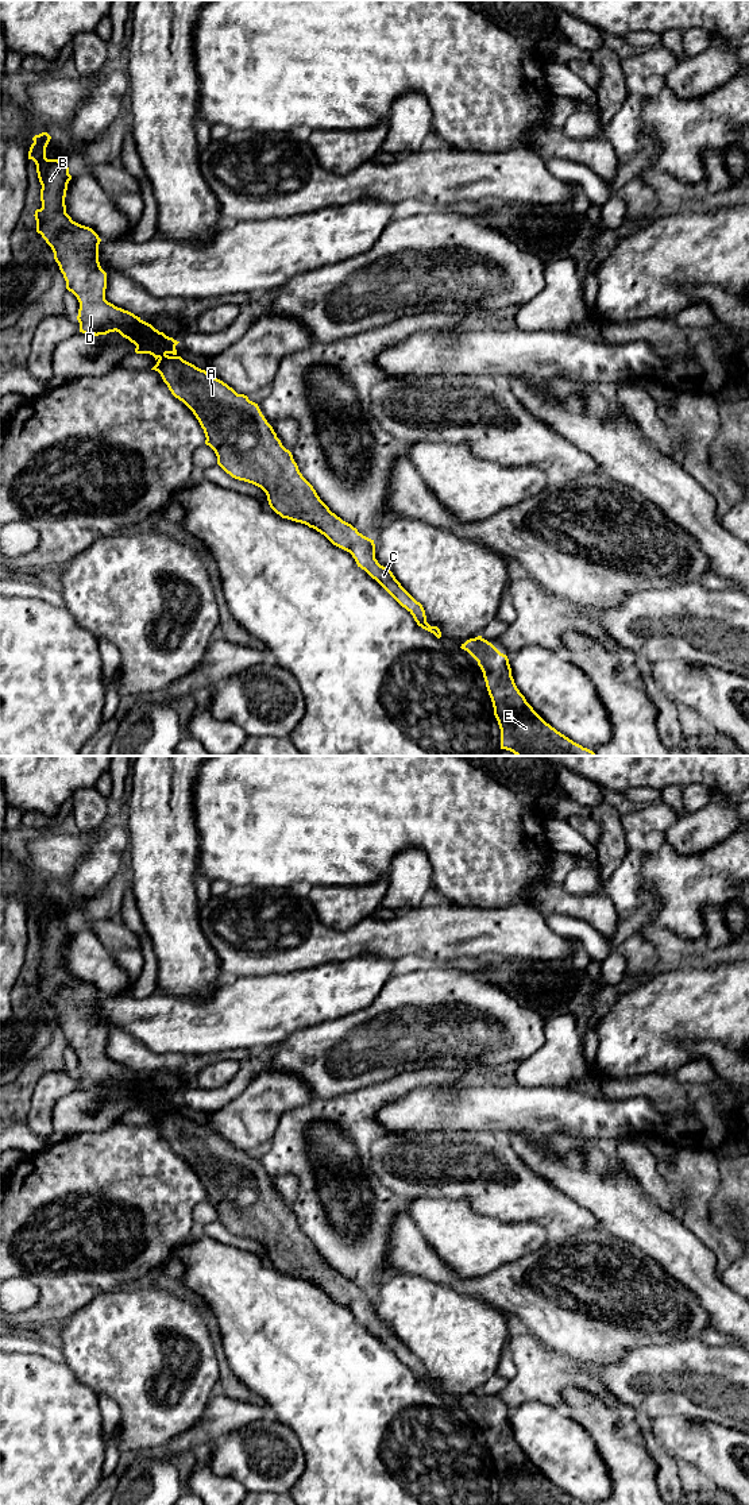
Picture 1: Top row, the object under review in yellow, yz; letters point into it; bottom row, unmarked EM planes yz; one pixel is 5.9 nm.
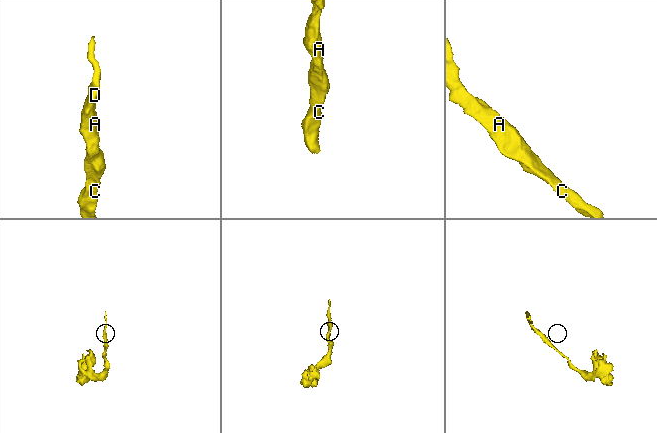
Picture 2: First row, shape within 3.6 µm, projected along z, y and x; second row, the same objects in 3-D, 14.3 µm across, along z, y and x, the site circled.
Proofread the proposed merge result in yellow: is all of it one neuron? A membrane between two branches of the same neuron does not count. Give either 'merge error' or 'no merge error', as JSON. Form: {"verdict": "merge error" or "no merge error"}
{"verdict": "no merge error"}

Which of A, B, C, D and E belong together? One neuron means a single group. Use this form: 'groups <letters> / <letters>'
groups A B C D E

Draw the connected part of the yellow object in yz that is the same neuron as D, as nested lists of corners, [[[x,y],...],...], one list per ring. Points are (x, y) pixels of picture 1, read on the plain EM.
[[[47,888],[35,891],[28,907],[28,915],[35,918],[38,934],[42,941],[42,964],[36,965],[34,972],[36,976],[36,988],[40,989],[51,1003],[54,1015],[66,1037],[66,1045],[72,1047],[80,1058],[77,1072],[80,1088],[99,1092],[116,1087],[136,1101],[136,1110],[152,1111],[157,1120],[151,1126],[158,1127],[171,1150],[193,1168],[204,1185],[206,1193],[205,1200],[215,1207],[217,1220],[227,1230],[235,1235],[260,1243],[267,1251],[270,1263],[282,1274],[305,1280],[324,1290],[333,1301],[350,1308],[358,1323],[364,1325],[405,1363],[418,1382],[440,1394],[440,1385],[426,1378],[422,1361],[401,1342],[387,1323],[378,1319],[375,1315],[374,1296],[359,1289],[356,1284],[332,1269],[320,1255],[313,1242],[300,1228],[292,1208],[286,1205],[277,1193],[277,1189],[262,1170],[258,1159],[250,1157],[244,1150],[238,1150],[223,1137],[211,1132],[205,1126],[178,1112],[175,1101],[179,1097],[159,1088],[134,1069],[117,1064],[105,1056],[107,1029],[99,1018],[99,1000],[101,995],[92,984],[73,977],[66,969],[65,953],[72,931],[69,930],[66,919],[46,914],[46,903],[50,895],[51,892]]]

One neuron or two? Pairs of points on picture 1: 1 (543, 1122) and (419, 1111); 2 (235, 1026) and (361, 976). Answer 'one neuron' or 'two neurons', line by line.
1: one neuron
2: one neuron

